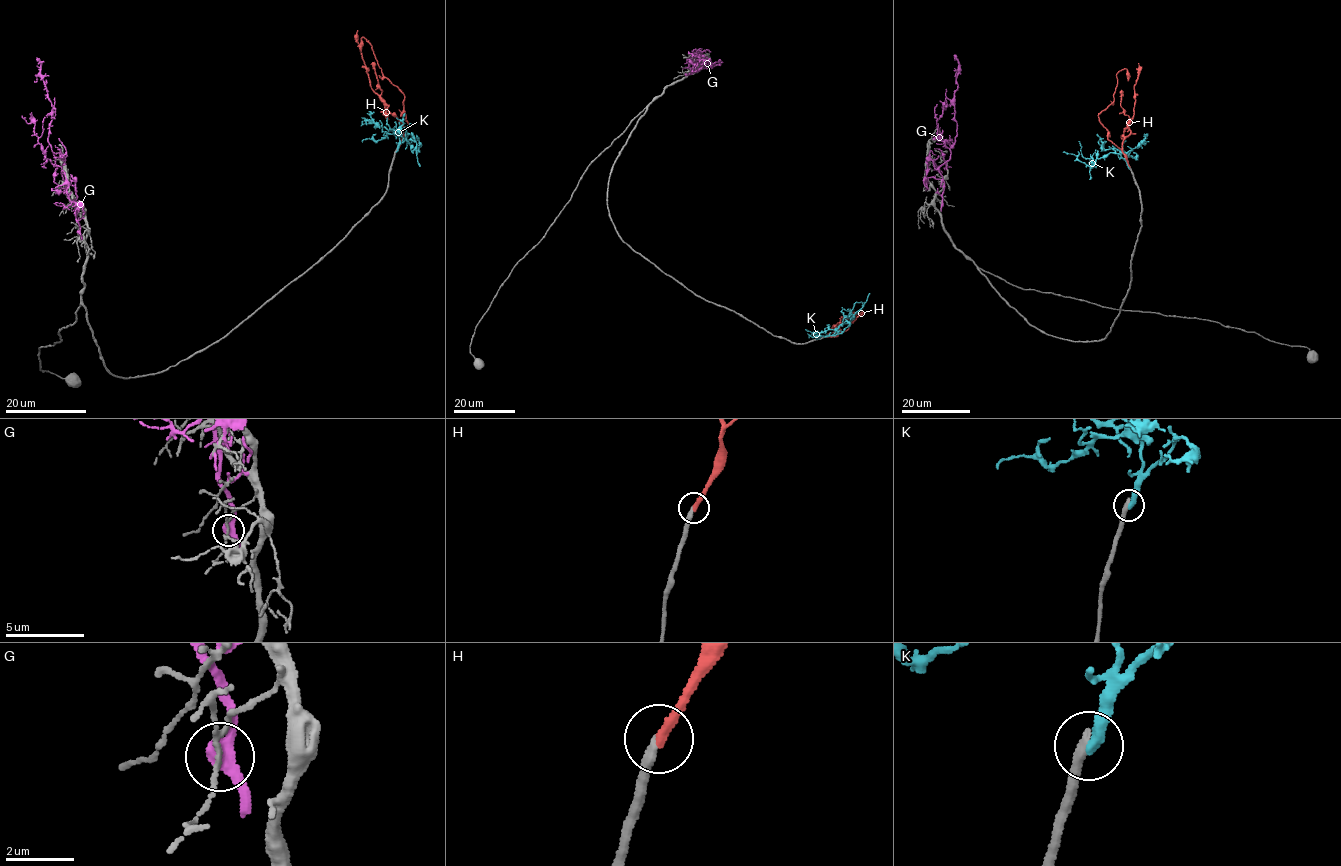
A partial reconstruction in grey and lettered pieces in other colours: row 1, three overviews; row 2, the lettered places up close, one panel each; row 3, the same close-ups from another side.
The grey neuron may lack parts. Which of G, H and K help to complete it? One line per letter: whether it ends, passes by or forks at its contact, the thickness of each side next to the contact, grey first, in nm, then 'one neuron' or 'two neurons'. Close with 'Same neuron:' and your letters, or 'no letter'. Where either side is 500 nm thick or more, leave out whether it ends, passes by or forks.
G: it passes by; 110 nm thick on the grey side, 380 nm on the other; two neurons
H: it ends there; 280 nm thick on the grey side, 280 nm on the other; one neuron
K: it ends there; 320 nm thick on the grey side, 320 nm on the other; two neurons
Same neuron: H

